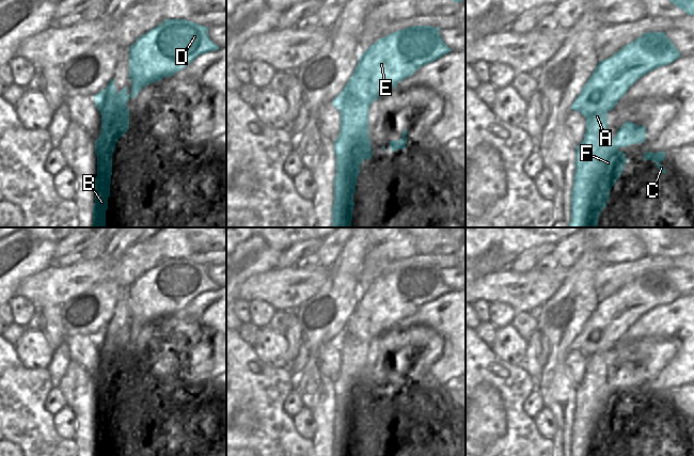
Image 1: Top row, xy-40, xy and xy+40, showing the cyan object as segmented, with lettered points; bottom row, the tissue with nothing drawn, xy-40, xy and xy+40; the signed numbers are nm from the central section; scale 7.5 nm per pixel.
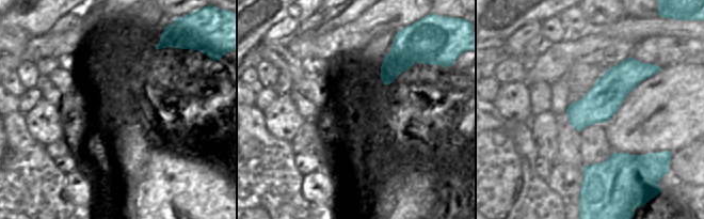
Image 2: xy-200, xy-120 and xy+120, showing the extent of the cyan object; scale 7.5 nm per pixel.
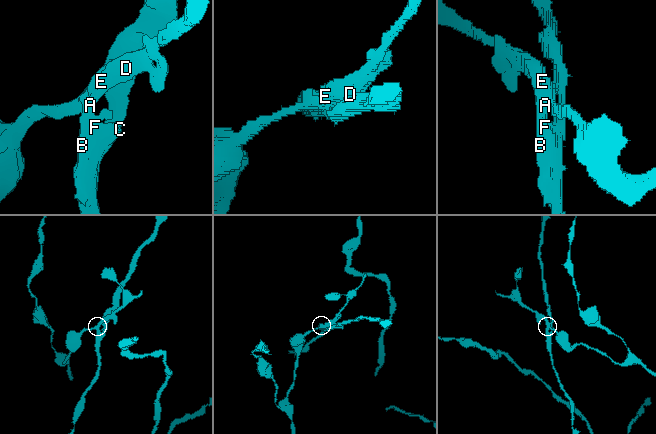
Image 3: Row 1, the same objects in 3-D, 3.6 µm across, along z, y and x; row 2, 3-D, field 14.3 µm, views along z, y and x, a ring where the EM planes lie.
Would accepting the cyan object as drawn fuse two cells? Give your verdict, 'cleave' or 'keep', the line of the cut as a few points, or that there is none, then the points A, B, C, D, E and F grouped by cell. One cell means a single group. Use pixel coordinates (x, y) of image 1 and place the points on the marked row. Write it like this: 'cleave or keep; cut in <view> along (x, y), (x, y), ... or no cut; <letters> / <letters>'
cleave; cut in xy along (367, 136), (360, 136), (355, 147), (349, 153), (336, 156); A D E / B C F

